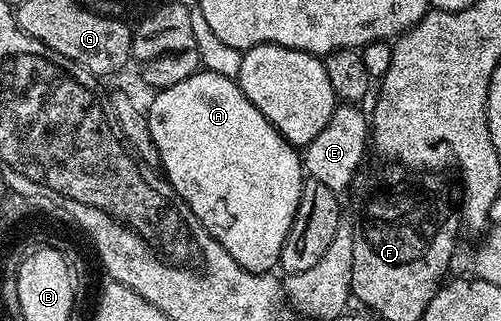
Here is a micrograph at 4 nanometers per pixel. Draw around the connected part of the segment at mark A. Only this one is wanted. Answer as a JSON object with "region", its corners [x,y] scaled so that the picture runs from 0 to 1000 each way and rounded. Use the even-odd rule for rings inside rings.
{"region":[[[395,221],[373,246],[307,287],[303,296],[307,299],[305,318],[299,321],[297,333],[293,330],[293,361],[299,383],[301,433],[307,436],[321,498],[319,523],[337,548],[339,579],[335,576],[335,586],[359,623],[369,626],[373,645],[381,645],[381,657],[389,657],[397,695],[405,695],[409,717],[445,766],[453,794],[461,794],[461,807],[469,807],[469,819],[477,819],[477,832],[503,850],[537,850],[545,844],[545,835],[551,841],[561,807],[561,773],[573,745],[573,720],[581,720],[581,695],[589,682],[589,657],[597,645],[597,607],[605,573],[603,480],[579,452],[573,433],[565,433],[565,421],[557,421],[553,399],[505,330],[501,308],[493,308],[493,296],[485,296],[485,283],[463,240],[429,234],[415,221]]]}

